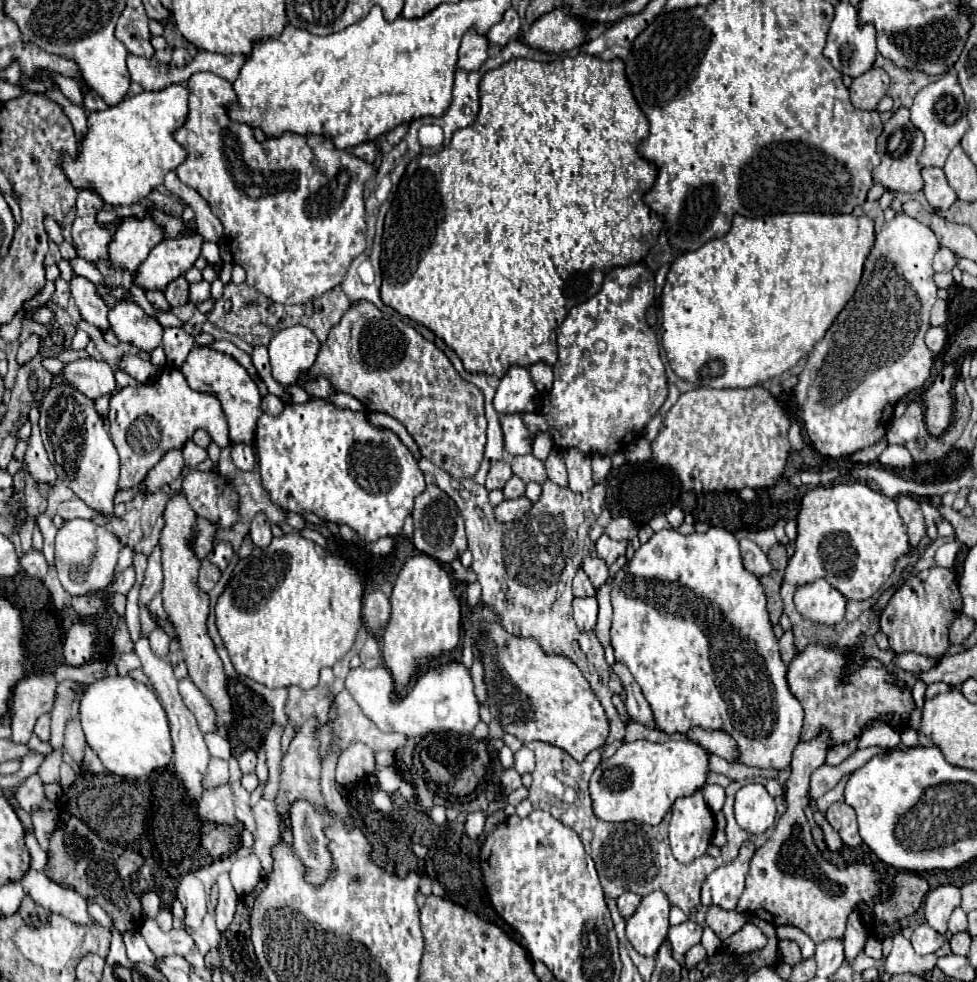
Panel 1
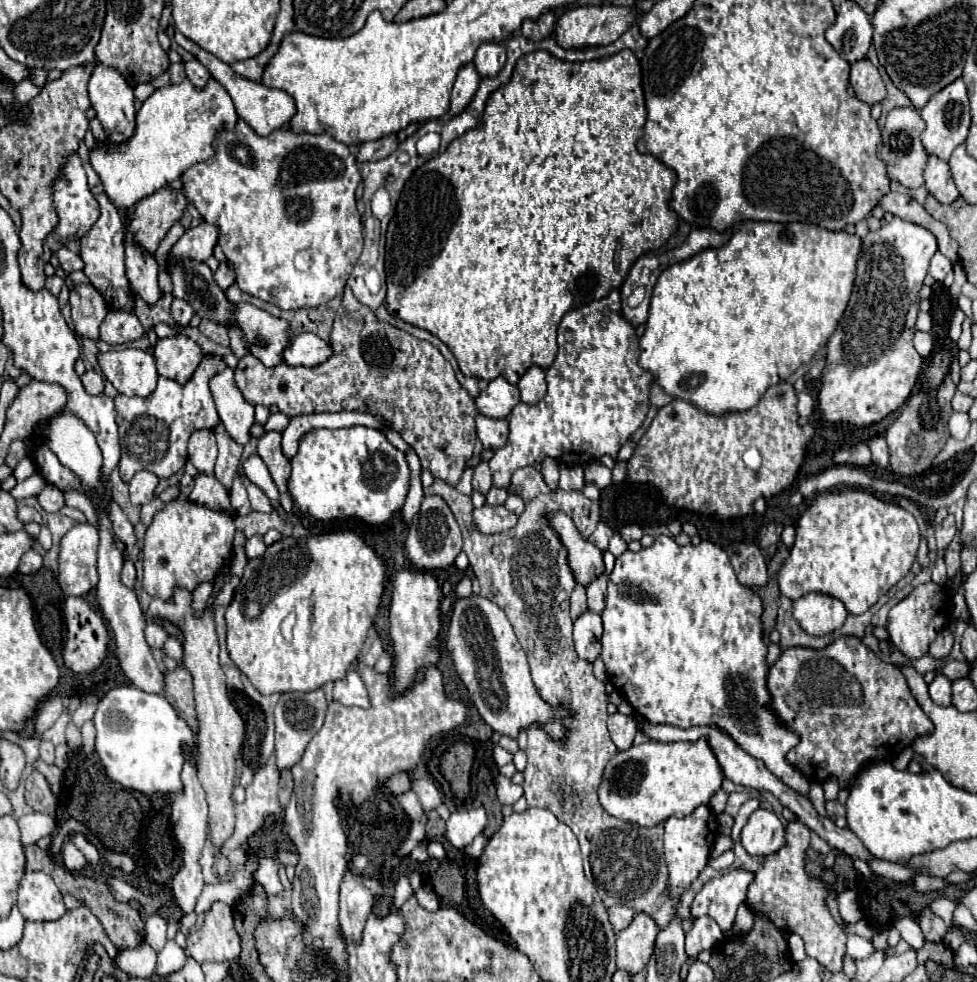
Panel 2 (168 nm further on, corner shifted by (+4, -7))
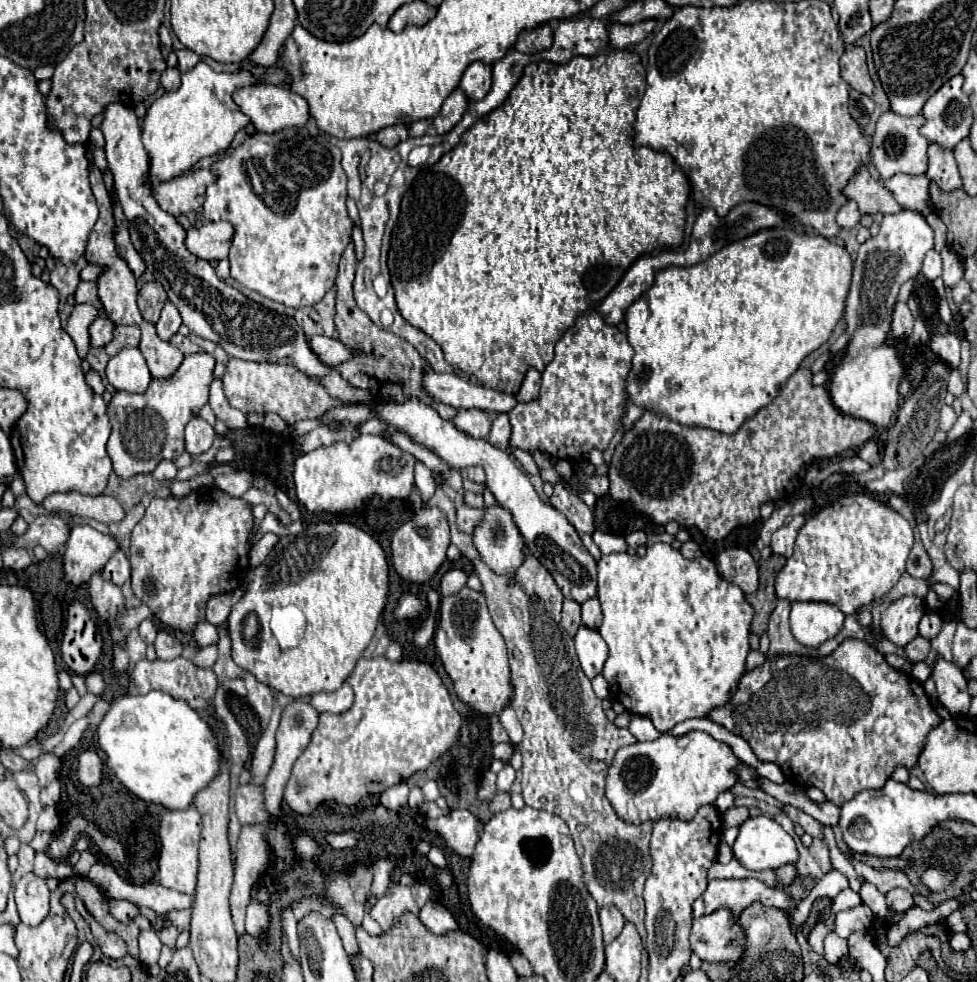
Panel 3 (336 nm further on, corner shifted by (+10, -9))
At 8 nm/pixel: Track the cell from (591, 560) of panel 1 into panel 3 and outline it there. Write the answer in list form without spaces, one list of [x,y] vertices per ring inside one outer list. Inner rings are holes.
[[[593,597],[593,599],[587,599],[583,605],[581,605],[581,617],[583,617],[583,625],[589,627],[589,629],[599,629],[601,621],[603,621],[603,615],[601,615],[601,605],[599,605],[599,599]]]

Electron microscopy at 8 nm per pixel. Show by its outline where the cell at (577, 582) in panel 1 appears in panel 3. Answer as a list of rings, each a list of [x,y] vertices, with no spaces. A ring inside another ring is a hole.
[[[565,599],[563,601],[563,611],[561,611],[561,623],[565,627],[565,631],[573,637],[577,633],[577,629],[581,627],[581,605],[573,599]]]

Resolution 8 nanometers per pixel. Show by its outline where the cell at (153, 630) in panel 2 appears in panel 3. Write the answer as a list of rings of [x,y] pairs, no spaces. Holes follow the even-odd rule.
[[[149,617],[149,619],[145,619],[145,621],[139,625],[139,635],[141,635],[141,639],[143,639],[145,643],[153,643],[153,641],[155,641],[157,629],[155,629],[155,625],[153,625],[151,617]]]

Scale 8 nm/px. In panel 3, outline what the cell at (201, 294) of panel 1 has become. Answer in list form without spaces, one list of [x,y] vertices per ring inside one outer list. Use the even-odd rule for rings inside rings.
[[[171,301],[165,303],[163,311],[161,311],[161,317],[159,321],[155,323],[155,331],[157,331],[157,337],[163,339],[163,341],[169,341],[181,327],[181,317],[179,317],[179,311],[175,309],[175,305],[171,305]]]

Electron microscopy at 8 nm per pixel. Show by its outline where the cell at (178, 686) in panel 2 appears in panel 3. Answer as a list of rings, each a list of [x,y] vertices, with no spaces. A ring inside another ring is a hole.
[[[175,657],[171,661],[143,659],[129,671],[129,677],[141,695],[149,693],[153,689],[159,689],[159,691],[169,693],[171,697],[185,699],[193,709],[197,709],[205,717],[211,717],[211,713],[213,713],[213,697],[215,697],[215,689],[217,689],[217,675],[213,673],[213,669],[197,667],[185,657]]]

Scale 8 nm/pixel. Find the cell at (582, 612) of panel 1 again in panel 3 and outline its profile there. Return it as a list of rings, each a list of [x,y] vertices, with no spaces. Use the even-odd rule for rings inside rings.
[[[581,627],[573,641],[581,669],[589,679],[593,679],[603,671],[603,665],[607,661],[607,653],[609,653],[607,643],[595,629],[587,629],[587,627]]]

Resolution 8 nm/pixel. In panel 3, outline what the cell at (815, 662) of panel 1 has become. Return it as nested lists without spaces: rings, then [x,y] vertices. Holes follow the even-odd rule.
[[[845,639],[831,655],[821,659],[797,655],[769,657],[761,667],[745,671],[731,701],[719,709],[711,709],[707,719],[743,737],[761,761],[779,765],[789,783],[817,787],[825,793],[827,801],[835,805],[843,805],[863,789],[881,789],[883,781],[887,781],[897,767],[913,769],[929,731],[943,721],[921,683],[917,689],[915,679],[893,669],[875,647],[857,639]],[[881,715],[895,721],[893,733],[875,733],[873,725]]]

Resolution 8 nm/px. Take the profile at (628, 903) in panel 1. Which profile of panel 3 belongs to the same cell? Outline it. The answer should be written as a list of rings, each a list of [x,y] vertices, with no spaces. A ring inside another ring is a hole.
[[[603,907],[599,909],[599,917],[603,927],[603,941],[605,945],[609,945],[623,931],[623,925],[625,925],[623,913],[617,907]]]

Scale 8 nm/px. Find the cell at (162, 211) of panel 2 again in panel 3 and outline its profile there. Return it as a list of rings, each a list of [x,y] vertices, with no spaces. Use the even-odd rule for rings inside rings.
[[[195,169],[173,177],[169,181],[159,181],[153,185],[153,195],[159,207],[171,215],[189,213],[195,207],[203,207],[203,197],[207,185],[215,183],[217,175],[211,169]]]

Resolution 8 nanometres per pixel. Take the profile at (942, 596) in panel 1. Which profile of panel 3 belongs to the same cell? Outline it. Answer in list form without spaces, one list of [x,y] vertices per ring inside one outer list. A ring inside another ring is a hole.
[[[905,595],[893,601],[881,613],[881,631],[885,639],[895,643],[897,647],[905,647],[919,635],[919,621],[925,609],[925,601],[915,595]]]

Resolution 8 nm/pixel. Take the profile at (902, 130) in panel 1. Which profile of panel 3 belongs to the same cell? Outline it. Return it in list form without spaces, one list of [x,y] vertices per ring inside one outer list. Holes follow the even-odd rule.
[[[887,111],[881,115],[877,121],[877,129],[873,135],[873,145],[871,145],[871,159],[875,169],[879,171],[881,179],[887,181],[897,173],[907,173],[907,175],[923,175],[927,171],[927,147],[929,141],[919,133],[919,127],[923,125],[923,115],[915,117],[903,117],[893,111]]]

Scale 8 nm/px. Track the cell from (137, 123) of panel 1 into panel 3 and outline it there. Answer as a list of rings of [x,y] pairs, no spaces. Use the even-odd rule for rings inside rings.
[[[201,61],[183,73],[181,87],[155,99],[143,121],[141,139],[151,157],[151,181],[169,181],[189,171],[197,161],[225,151],[237,131],[251,123],[251,119],[235,105],[233,93],[257,83],[259,81],[247,69],[237,69],[235,73],[215,73]]]

